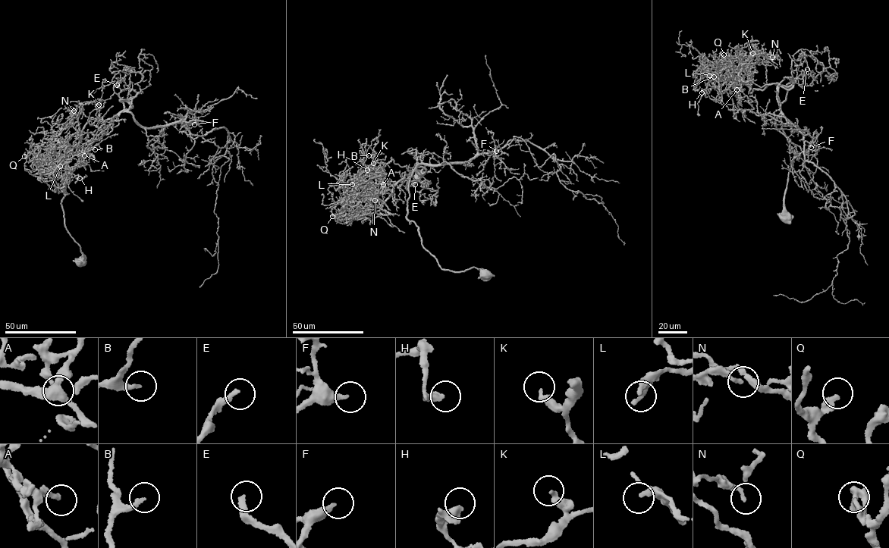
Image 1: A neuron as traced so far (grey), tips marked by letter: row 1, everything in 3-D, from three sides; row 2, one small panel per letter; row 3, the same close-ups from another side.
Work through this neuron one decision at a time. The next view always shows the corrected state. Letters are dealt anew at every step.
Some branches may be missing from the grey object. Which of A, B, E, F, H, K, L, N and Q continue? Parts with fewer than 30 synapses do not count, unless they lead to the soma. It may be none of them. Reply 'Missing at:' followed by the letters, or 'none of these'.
Missing at: E, F

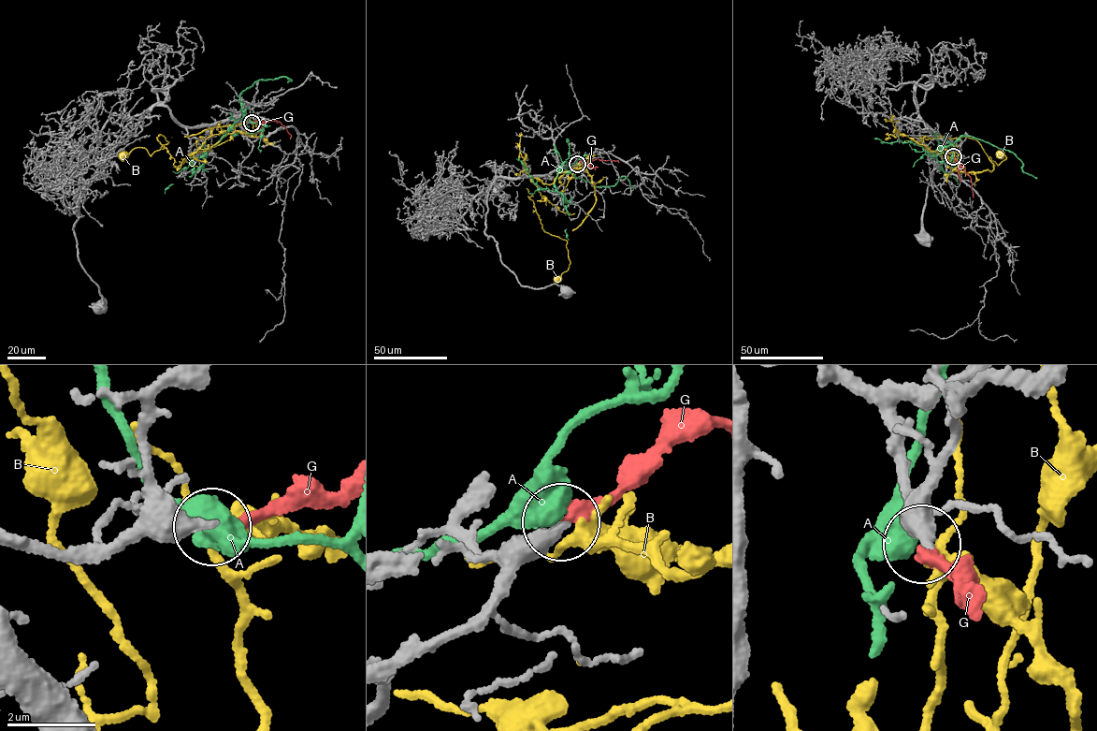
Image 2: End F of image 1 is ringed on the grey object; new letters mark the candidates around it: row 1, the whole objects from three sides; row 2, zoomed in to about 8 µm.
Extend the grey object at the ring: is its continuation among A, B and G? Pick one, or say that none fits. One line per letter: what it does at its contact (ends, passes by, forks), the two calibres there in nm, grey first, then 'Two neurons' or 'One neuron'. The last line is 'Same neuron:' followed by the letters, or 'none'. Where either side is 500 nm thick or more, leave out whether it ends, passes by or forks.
A: Thickness 420 nm (grey) against 550 nm. Two neurons
B: It forks there. Thickness 480 nm (grey) against 240 nm. Two neurons
G: It ends there. Thickness 400 nm (grey) against 320 nm. One neuron
Same neuron: G

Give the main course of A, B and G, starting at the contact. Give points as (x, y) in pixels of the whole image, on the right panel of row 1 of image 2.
A: (952, 156), (953, 145), (943, 144), (934, 152), (934, 156), (910, 141), (888, 143), (874, 138)
B: (953, 156), (949, 165), (946, 154), (911, 138), (931, 153), (921, 138), (964, 136), (998, 165), (1000, 155)
G: (953, 157), (971, 179), (973, 197)

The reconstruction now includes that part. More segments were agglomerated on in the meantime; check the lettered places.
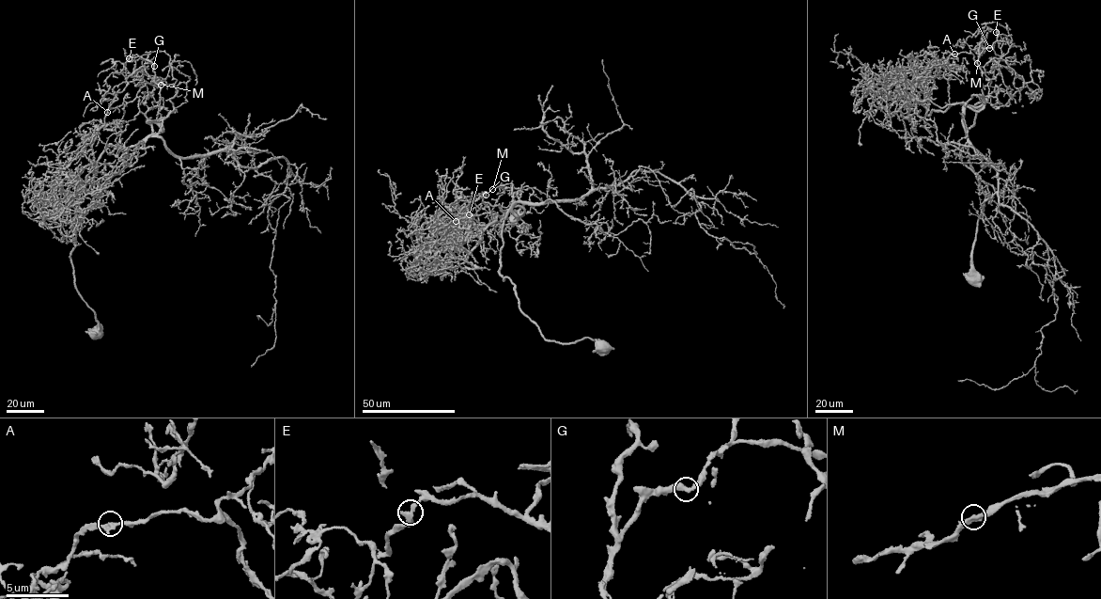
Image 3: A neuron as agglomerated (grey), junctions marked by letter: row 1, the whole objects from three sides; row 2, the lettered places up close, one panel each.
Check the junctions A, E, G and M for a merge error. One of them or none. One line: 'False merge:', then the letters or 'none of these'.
False merge: none of these

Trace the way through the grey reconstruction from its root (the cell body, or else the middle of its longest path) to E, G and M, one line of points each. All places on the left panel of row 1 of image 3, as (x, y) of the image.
E: (98, 332), (70, 257), (95, 165), (109, 145), (159, 133), (178, 90), (154, 81), (148, 60), (129, 58)
G: (98, 332), (70, 254), (104, 147), (124, 149), (155, 135), (174, 110), (178, 89), (154, 81), (154, 66)
M: (98, 332), (76, 287), (75, 229), (104, 147), (155, 135), (174, 110), (178, 89), (161, 85)

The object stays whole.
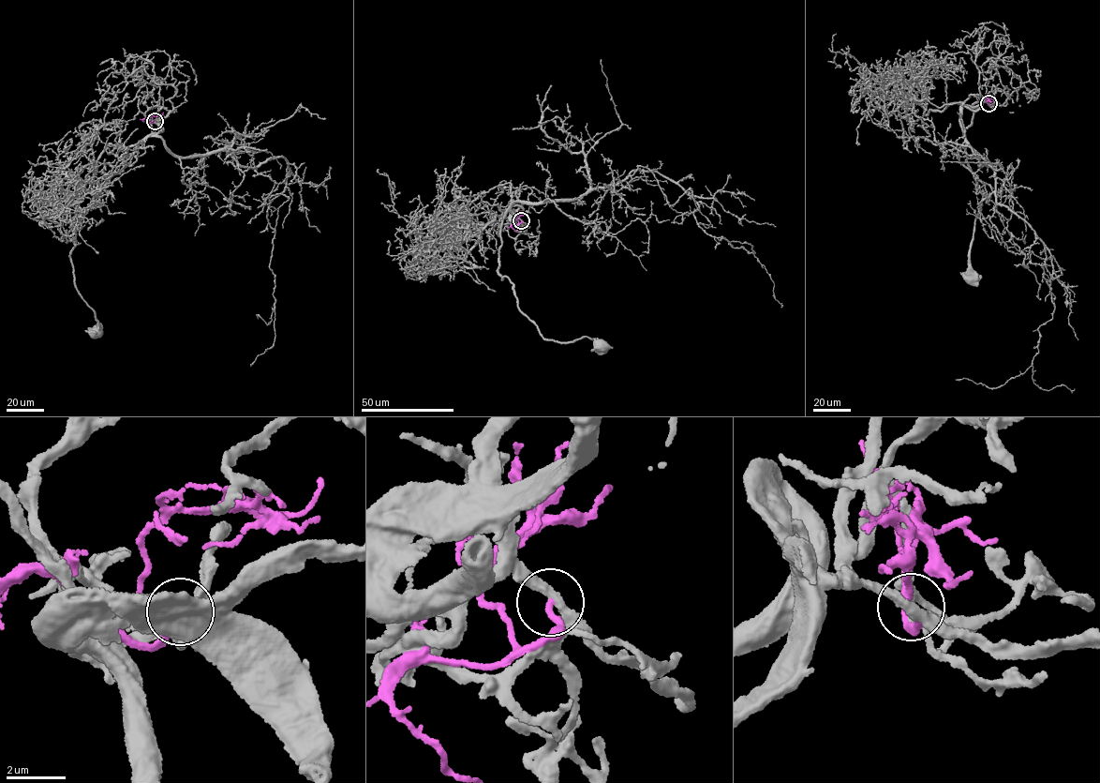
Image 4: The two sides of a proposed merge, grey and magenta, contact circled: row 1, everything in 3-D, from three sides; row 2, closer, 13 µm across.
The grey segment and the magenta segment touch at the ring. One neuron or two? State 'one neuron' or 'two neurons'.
two neurons

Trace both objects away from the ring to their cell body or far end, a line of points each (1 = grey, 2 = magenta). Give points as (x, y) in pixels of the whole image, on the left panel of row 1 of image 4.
1: (155, 120), (136, 143), (106, 146), (94, 203), (77, 225), (75, 287), (97, 331)
2: (155, 120), (151, 122), (154, 115), (163, 112)

